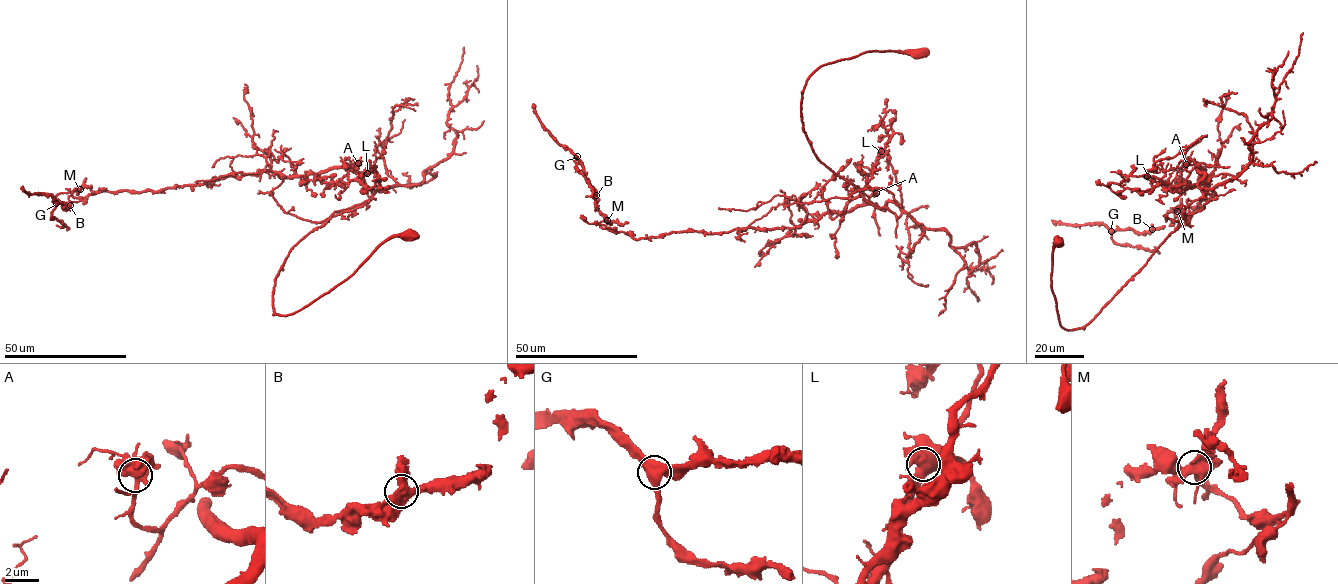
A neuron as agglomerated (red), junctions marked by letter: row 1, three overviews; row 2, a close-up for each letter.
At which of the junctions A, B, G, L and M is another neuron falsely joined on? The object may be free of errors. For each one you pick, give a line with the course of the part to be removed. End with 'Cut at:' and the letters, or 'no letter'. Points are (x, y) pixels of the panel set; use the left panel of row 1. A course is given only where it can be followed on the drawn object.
M: Course of the part to remove: (80, 189), (72, 190), (67, 208), (50, 195), (25, 192), (23, 186)
Cut at: M

